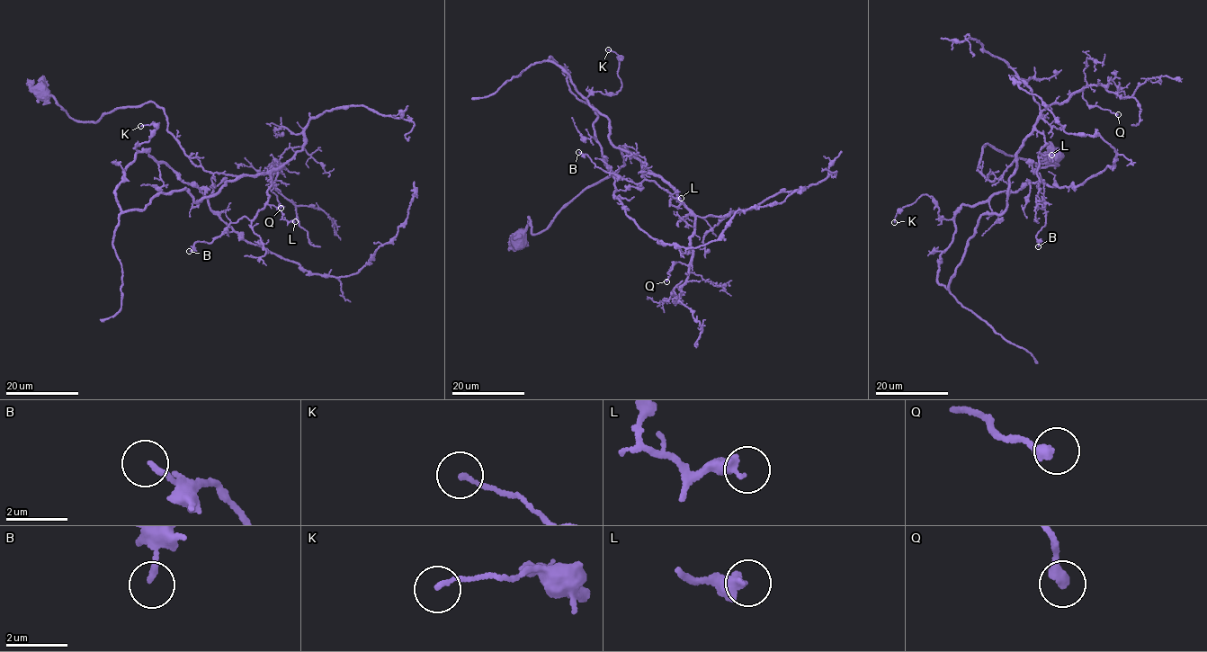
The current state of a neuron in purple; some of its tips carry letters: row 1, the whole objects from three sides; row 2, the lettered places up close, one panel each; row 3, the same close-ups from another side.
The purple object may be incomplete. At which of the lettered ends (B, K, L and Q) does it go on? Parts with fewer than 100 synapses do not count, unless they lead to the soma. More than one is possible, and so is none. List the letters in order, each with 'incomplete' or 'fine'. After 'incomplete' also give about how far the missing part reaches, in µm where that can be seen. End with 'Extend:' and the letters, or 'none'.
B: fine
K: fine
L: fine
Q: fine
Extend: none

